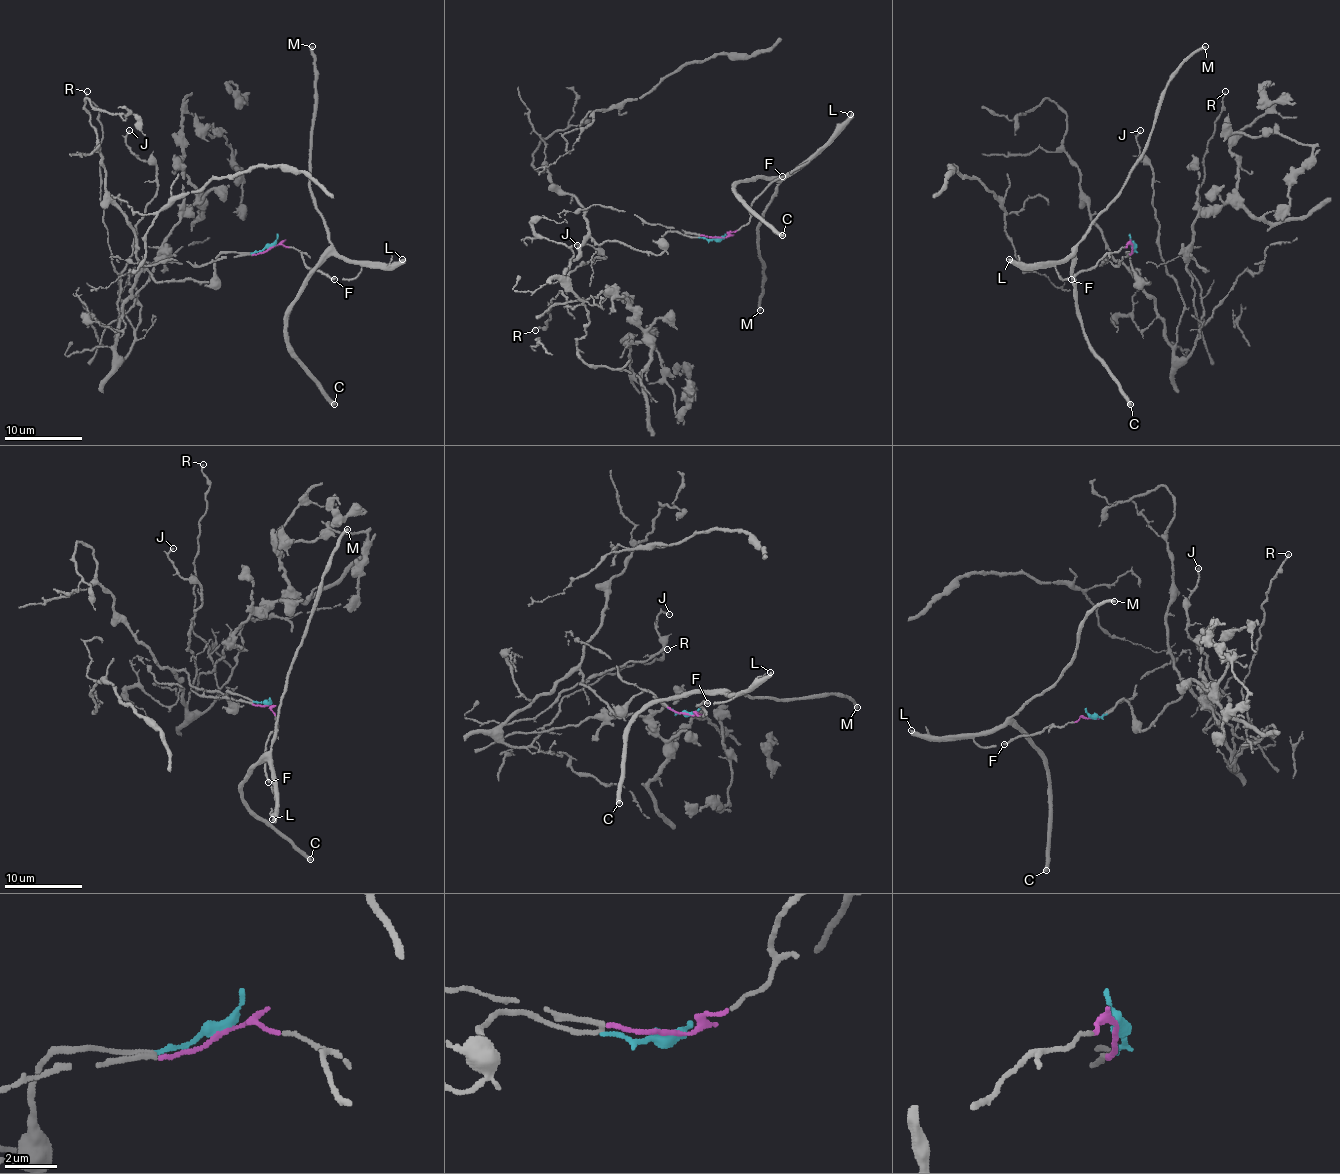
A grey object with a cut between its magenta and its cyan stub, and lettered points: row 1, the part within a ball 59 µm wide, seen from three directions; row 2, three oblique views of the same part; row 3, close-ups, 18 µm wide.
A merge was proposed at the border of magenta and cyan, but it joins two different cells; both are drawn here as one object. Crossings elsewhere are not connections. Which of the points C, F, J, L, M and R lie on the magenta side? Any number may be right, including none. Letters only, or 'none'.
C, F, L, M

